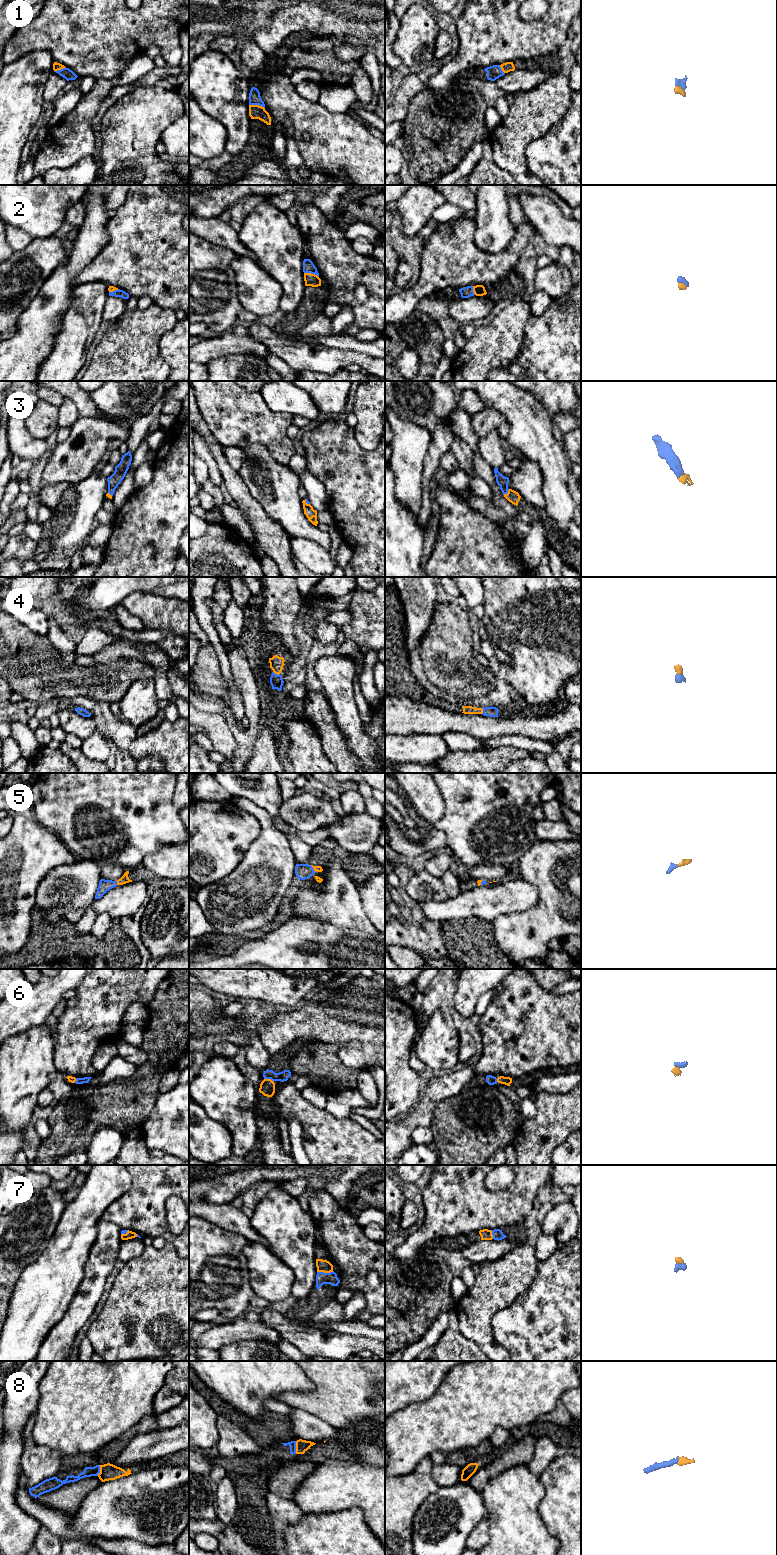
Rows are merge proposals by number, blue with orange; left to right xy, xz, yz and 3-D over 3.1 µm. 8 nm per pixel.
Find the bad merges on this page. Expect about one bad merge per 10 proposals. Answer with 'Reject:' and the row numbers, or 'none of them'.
Reject: none of them

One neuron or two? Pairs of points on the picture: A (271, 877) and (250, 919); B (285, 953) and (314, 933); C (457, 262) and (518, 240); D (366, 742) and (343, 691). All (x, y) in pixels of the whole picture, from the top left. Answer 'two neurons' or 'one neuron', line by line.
A: one neuron
B: one neuron
C: one neuron
D: one neuron

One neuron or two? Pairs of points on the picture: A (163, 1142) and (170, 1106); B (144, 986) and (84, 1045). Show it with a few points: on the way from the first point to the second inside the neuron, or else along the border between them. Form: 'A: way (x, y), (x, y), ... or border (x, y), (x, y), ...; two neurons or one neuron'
A: way (170, 1133), (169, 1115); one neuron
B: way (127, 994), (93, 1028); one neuron

